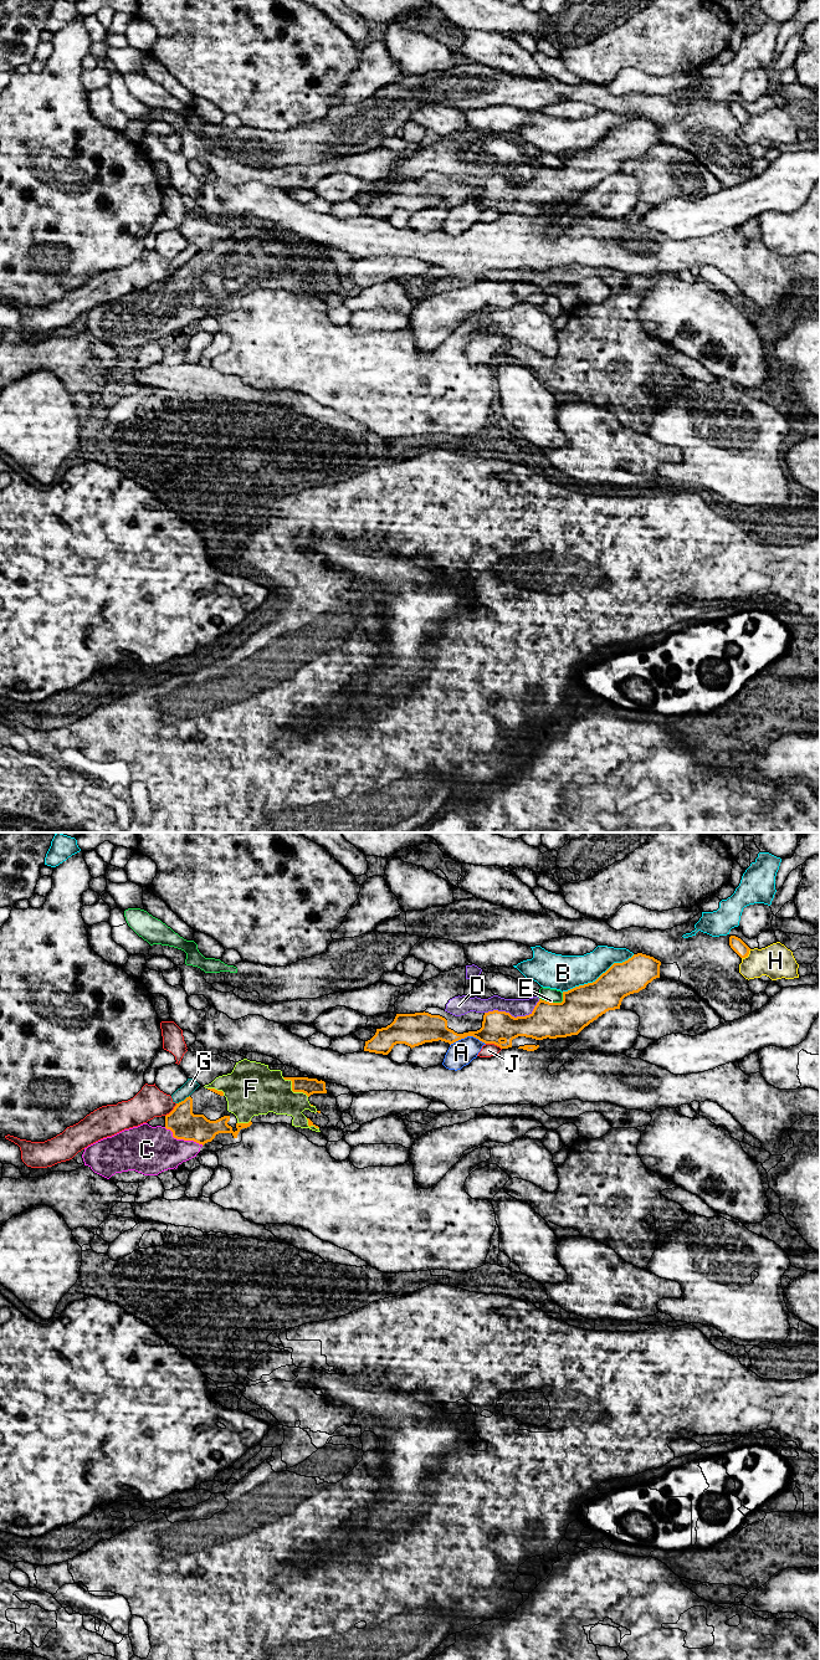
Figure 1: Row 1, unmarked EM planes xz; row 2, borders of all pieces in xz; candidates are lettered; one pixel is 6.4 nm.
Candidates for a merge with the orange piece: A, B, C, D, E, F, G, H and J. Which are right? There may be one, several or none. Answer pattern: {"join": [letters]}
{"join": ["C", "F"]}

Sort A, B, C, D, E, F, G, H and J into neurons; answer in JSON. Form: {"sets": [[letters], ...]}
{"sets": [["A"], ["B"], ["C", "F"], ["D"], ["E"], ["G"], ["H"], ["J"]]}

